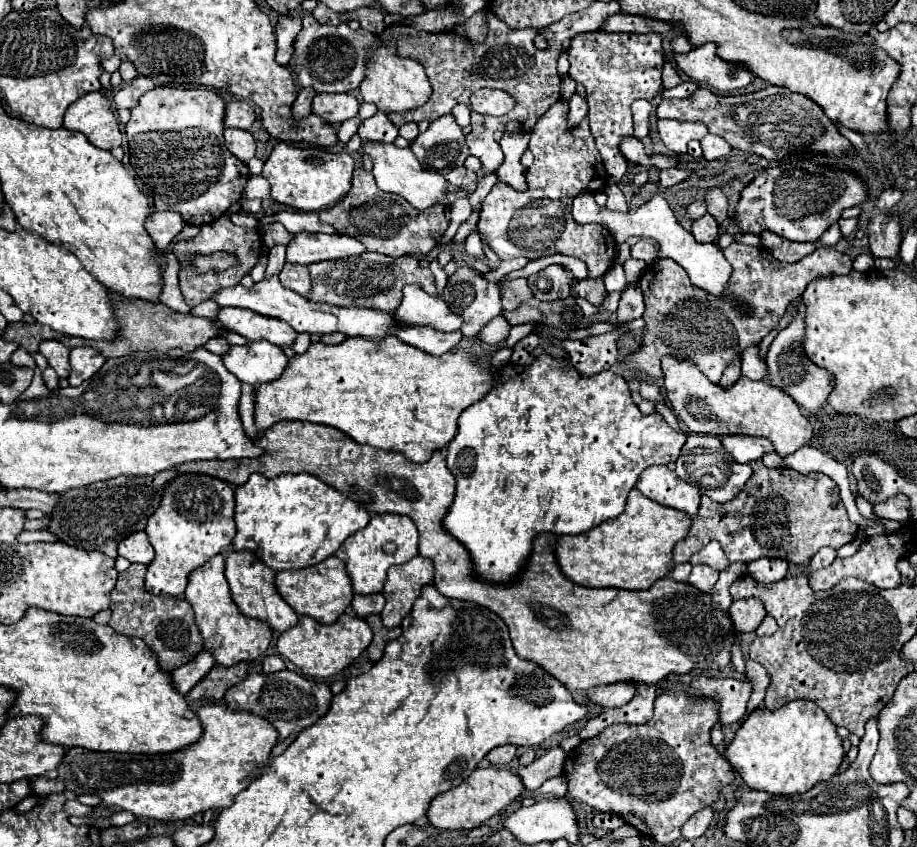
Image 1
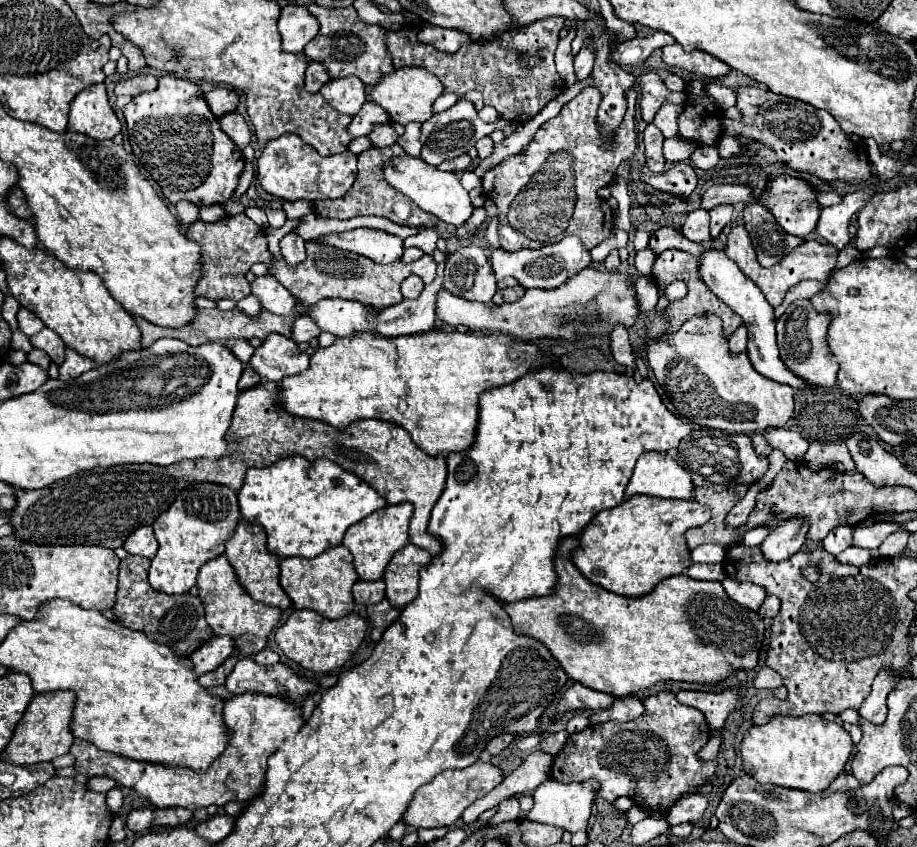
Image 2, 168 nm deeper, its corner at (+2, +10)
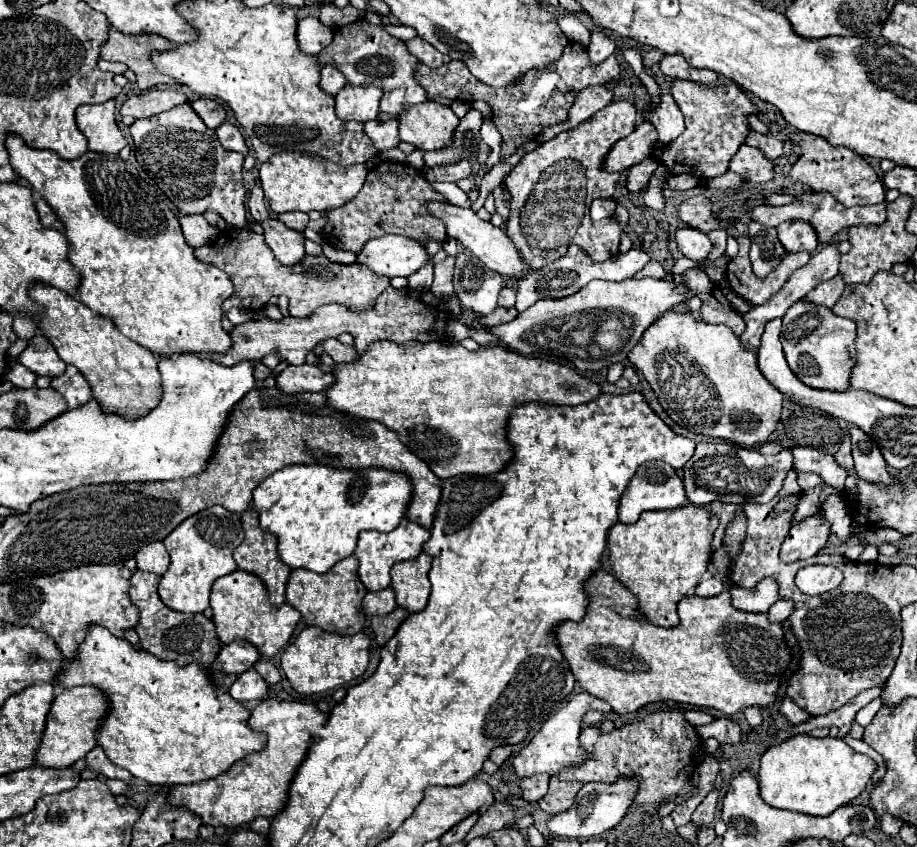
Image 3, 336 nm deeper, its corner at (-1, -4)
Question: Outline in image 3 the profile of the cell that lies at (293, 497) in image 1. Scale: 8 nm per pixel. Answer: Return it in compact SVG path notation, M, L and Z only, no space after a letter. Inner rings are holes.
M292 464L274 472L254 490L260 526L278 536L282 562L318 574L326 574L336 562L352 556L362 530L394 530L406 518L410 500L410 478L386 468L346 470L322 464Z

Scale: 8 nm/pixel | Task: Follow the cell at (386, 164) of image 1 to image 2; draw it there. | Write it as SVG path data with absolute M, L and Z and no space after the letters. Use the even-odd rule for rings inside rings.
M403 154L397 160L397 166L385 164L383 166L383 174L385 174L385 180L393 188L403 192L421 210L435 214L439 220L443 220L443 222L447 222L451 226L463 224L471 216L471 212L473 212L473 206L471 206L471 200L469 200L469 192L459 184L459 178L453 172L441 172L437 166L429 166L419 156Z

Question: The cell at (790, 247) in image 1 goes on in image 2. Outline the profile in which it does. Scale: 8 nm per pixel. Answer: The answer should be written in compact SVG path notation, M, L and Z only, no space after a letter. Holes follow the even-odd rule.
M759 202L747 204L743 210L743 224L751 236L753 248L757 252L757 260L761 266L771 266L779 262L783 256L793 252L805 240L785 234L777 224L773 214Z

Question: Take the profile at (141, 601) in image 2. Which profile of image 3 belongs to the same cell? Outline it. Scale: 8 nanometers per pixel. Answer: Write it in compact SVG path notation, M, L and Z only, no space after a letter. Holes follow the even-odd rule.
M142 570L134 572L134 576L130 578L130 598L140 608L140 624L136 626L136 632L142 640L144 650L148 650L152 656L160 660L172 660L178 666L198 662L200 666L210 668L222 648L214 622L208 620L204 614L182 614L164 606L164 602L158 596L158 584L158 574L148 574Z

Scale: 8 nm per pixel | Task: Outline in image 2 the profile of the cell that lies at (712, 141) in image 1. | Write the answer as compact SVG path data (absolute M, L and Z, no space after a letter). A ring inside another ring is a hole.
M717 144L713 146L697 146L695 152L691 154L691 164L695 168L713 168L715 164L719 162L719 150L717 150Z

